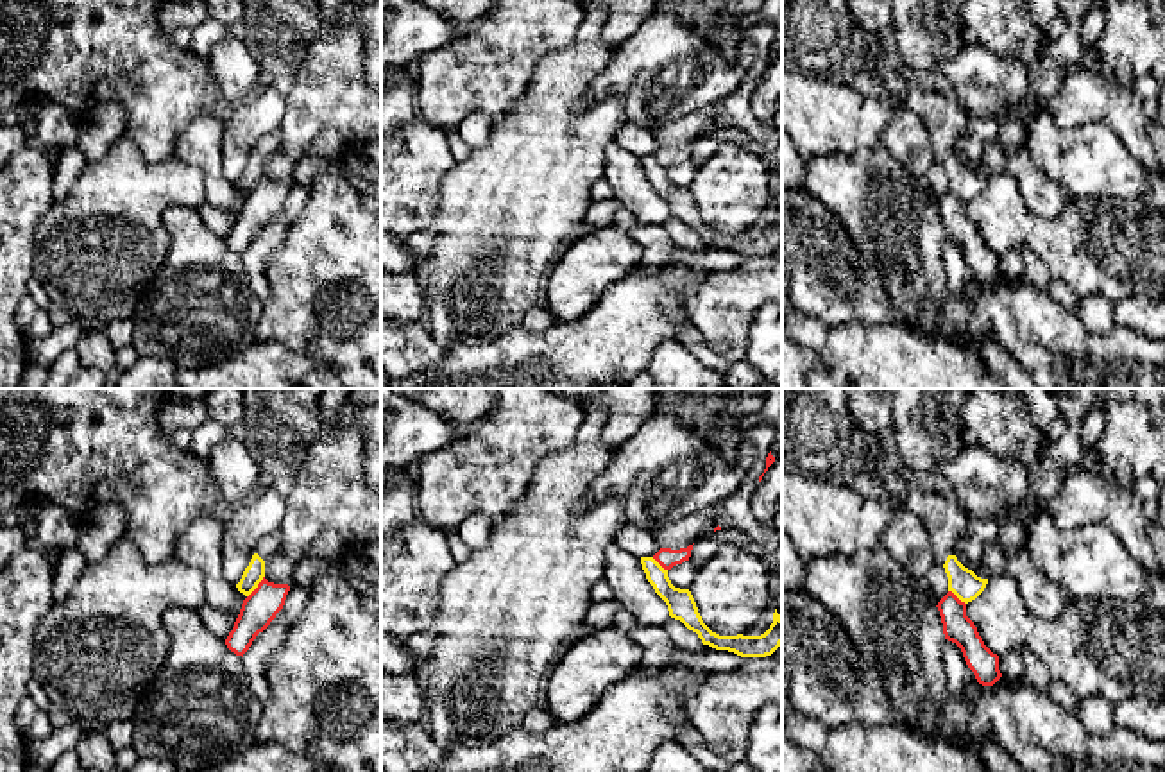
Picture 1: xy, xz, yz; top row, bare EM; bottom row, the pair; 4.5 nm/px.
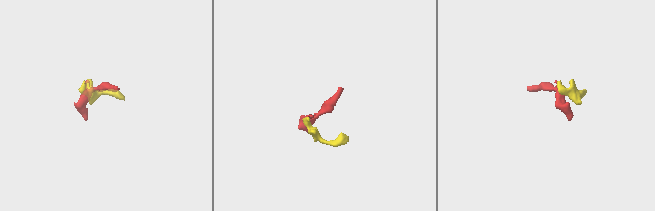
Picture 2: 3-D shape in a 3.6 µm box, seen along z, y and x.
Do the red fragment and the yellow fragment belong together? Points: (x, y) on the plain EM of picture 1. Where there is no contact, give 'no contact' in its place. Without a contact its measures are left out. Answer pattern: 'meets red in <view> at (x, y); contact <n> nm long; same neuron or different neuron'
meets red in xy at (258, 185); contact 130 nm long; different neuron

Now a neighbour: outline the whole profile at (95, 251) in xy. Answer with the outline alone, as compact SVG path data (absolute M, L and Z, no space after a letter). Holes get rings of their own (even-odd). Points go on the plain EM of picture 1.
M120 136L102 158L88 163L68 193L43 213L34 235L32 276L43 283L52 303L64 305L81 319L131 319L172 245L163 213L174 204L199 208L204 202L204 176L195 165L175 156L159 163L147 161L129 138Z

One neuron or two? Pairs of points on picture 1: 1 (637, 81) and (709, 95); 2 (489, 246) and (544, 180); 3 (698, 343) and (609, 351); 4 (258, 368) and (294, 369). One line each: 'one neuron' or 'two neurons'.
1: one neuron
2: one neuron
3: one neuron
4: one neuron

